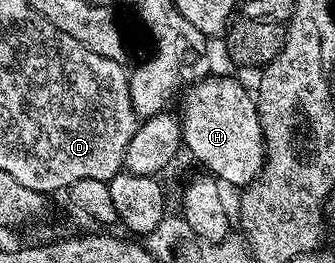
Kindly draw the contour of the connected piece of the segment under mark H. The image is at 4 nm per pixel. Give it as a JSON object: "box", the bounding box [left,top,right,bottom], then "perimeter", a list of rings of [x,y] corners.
{"box":[180,75,266,187],"perimeter":[[[211,75],[202,81],[189,86],[181,94],[182,113],[180,120],[182,127],[182,145],[185,152],[190,152],[207,174],[213,175],[219,182],[227,181],[230,185],[245,187],[251,185],[258,178],[258,172],[266,162],[266,144],[262,141],[262,128],[260,127],[260,115],[258,114],[258,102],[238,81],[230,77],[217,77]]]}

